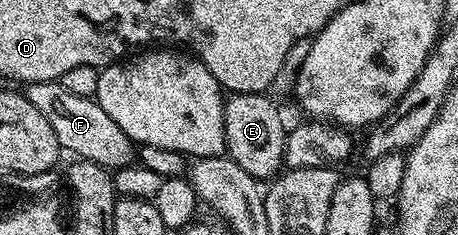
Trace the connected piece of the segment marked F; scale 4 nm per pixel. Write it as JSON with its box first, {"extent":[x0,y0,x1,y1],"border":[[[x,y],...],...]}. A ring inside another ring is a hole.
{"extent":[24,80,135,170],"border":[[[55,80],[35,82],[24,89],[25,97],[51,122],[51,130],[55,130],[55,138],[62,149],[74,152],[74,157],[90,160],[99,166],[116,170],[134,163],[135,145],[115,121],[97,104],[96,99],[78,98],[77,95],[63,90],[61,83]]]}

